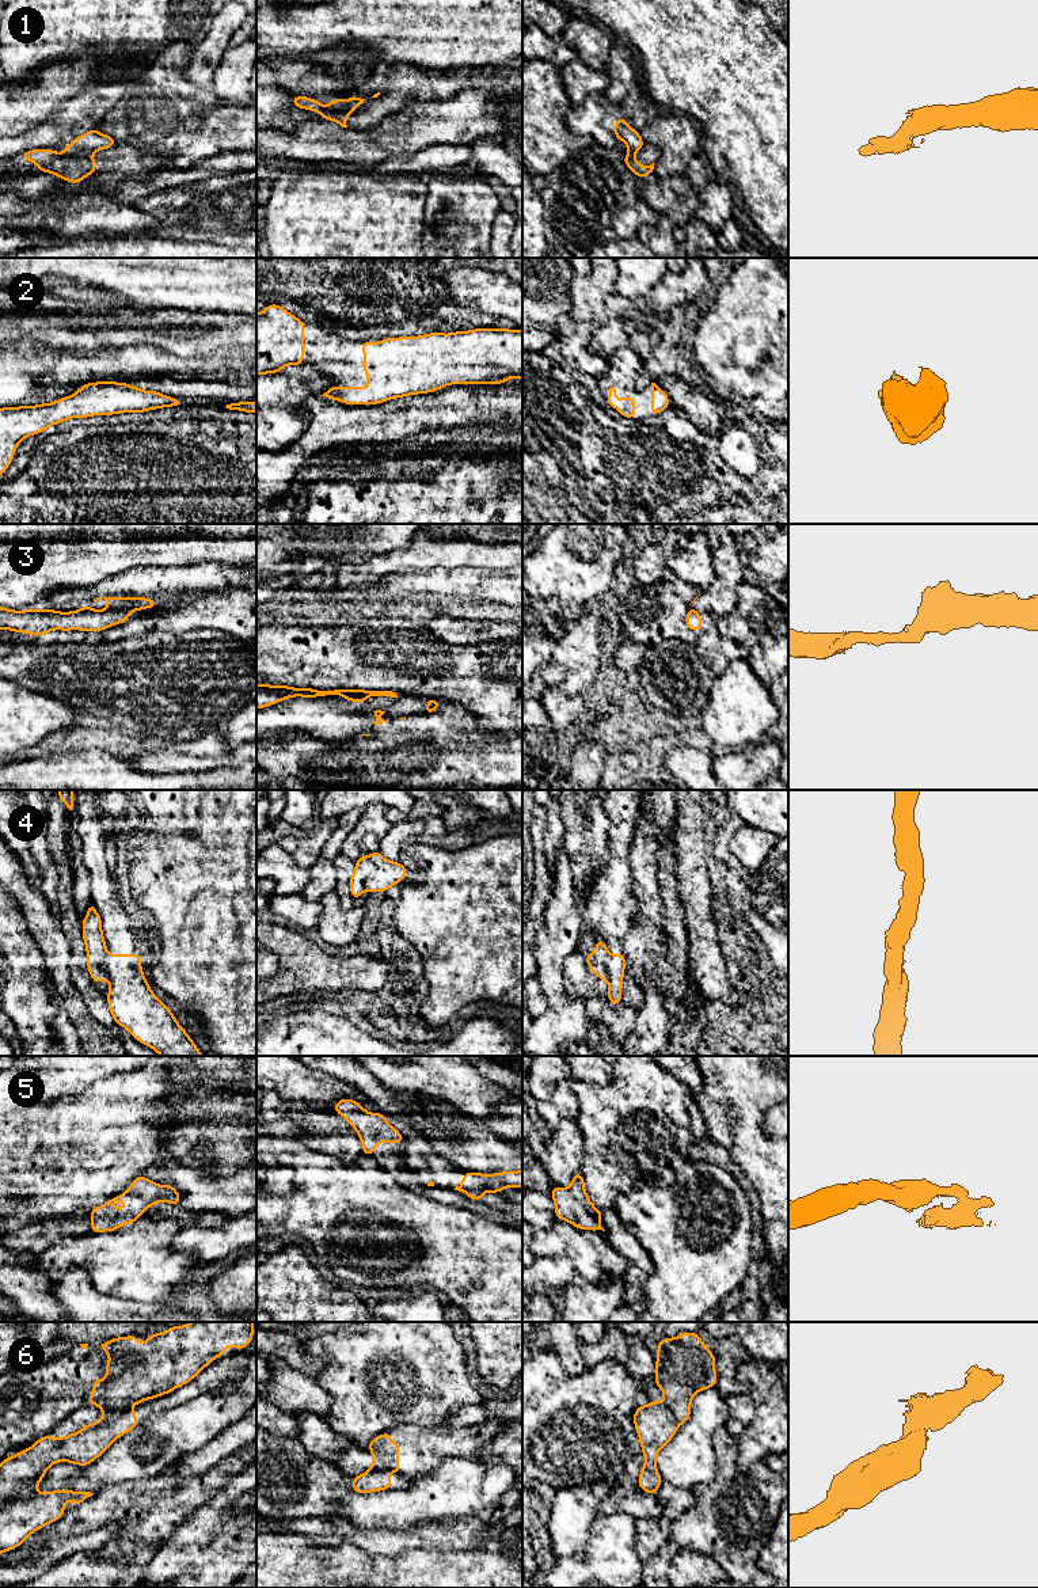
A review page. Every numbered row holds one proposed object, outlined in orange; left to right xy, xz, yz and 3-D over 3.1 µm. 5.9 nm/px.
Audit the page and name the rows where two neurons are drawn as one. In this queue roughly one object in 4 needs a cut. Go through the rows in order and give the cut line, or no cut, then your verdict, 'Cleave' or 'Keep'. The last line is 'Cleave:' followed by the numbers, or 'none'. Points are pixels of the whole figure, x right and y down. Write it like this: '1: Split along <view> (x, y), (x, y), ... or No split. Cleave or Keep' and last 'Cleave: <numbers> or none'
1: Split along xy (95, 151), (65, 154). Cleave
2: No split. Keep
3: Split along xy (124, 608), (130, 611). Cleave
4: Split along xz (369, 857), (375, 870), (367, 878), (364, 889). Cleave
5: No split. Keep
6: Split along yz (664, 1402), (679, 1424). Cleave
Cleave: 1, 3, 4, 6

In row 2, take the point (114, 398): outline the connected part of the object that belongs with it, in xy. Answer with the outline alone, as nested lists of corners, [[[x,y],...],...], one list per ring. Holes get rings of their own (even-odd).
[[[92,381],[79,391],[52,403],[0,409],[0,475],[11,464],[16,447],[28,436],[45,432],[71,418],[145,413],[175,407],[175,398],[157,391],[144,391],[128,383]]]

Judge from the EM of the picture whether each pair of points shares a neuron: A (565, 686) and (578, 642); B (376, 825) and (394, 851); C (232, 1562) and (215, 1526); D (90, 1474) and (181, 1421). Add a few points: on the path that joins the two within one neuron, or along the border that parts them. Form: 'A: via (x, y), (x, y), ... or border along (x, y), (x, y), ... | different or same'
A: via (575, 675), (578, 672), (578, 653) | same
B: border along (391, 825), (380, 839) | different
C: via (223, 1553), (215, 1545), (215, 1535) | same
D: via (113, 1466), (132, 1454), (147, 1451), (158, 1442) | same

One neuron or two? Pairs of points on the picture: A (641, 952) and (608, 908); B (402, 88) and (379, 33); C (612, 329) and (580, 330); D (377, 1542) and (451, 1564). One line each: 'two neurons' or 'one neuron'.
A: two neurons
B: two neurons
C: two neurons
D: two neurons

